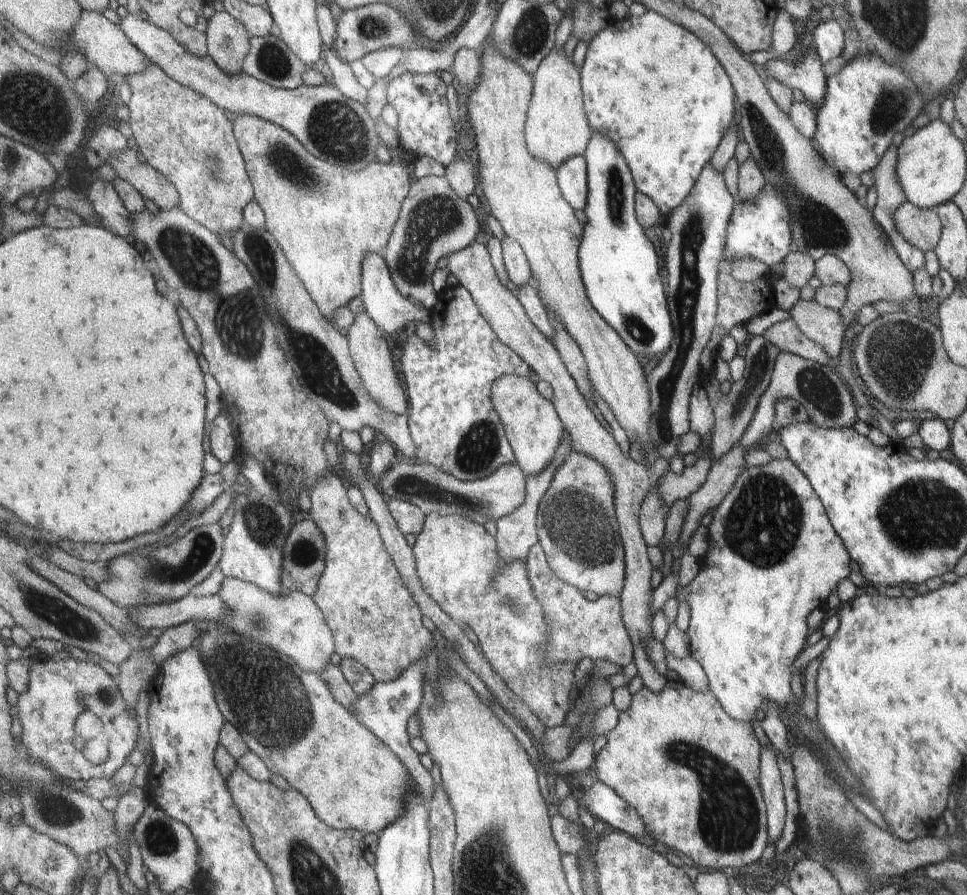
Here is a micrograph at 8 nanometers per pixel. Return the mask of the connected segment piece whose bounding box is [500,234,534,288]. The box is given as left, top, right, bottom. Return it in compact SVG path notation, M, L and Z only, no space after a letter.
M505 236L500 240L502 244L504 263L507 267L508 278L517 288L533 284L532 268L529 259L521 245L514 238Z

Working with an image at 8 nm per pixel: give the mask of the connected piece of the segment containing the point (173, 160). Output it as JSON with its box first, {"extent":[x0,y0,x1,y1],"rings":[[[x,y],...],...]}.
{"extent":[127,58,255,236],"rings":[[[147,58],[147,70],[139,74],[129,75],[127,83],[131,88],[132,100],[129,104],[131,112],[130,125],[136,147],[146,157],[148,164],[160,171],[181,194],[180,210],[187,216],[211,230],[215,236],[239,232],[243,228],[244,212],[255,200],[254,185],[241,156],[241,150],[235,140],[233,120],[227,118],[226,110],[213,104],[207,96],[199,94],[173,80],[159,64]]]}

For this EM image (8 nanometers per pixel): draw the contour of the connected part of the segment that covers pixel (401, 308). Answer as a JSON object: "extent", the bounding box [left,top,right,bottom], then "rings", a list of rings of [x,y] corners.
{"extent":[361,251,431,340],"rings":[[[375,251],[366,252],[362,260],[362,281],[363,292],[361,300],[365,306],[367,314],[374,320],[374,323],[383,329],[385,335],[391,340],[403,329],[403,326],[411,320],[427,321],[431,316],[428,309],[421,305],[415,305],[412,299],[403,296],[403,293],[395,284],[394,277],[391,276],[390,268],[381,253]]]}

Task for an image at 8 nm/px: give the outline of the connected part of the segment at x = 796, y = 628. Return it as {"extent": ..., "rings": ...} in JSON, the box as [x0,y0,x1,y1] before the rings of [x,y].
{"extent":[677,459,850,722],"rings":[[[771,459],[766,465],[744,468],[735,479],[734,486],[711,514],[711,522],[708,525],[709,541],[705,554],[699,561],[698,573],[685,588],[679,589],[677,600],[685,599],[691,607],[692,619],[687,632],[689,654],[699,662],[699,666],[703,669],[709,692],[715,697],[715,700],[718,700],[718,703],[722,705],[730,717],[749,722],[760,714],[759,706],[761,706],[763,698],[767,703],[775,703],[779,709],[786,707],[789,703],[799,705],[800,700],[795,699],[791,694],[789,678],[792,674],[791,663],[797,654],[805,648],[807,634],[810,633],[805,625],[805,618],[814,608],[824,609],[825,599],[831,594],[831,590],[841,582],[842,578],[847,579],[850,572],[848,567],[850,558],[841,539],[828,521],[821,501],[813,492],[803,473],[790,460]]]}

